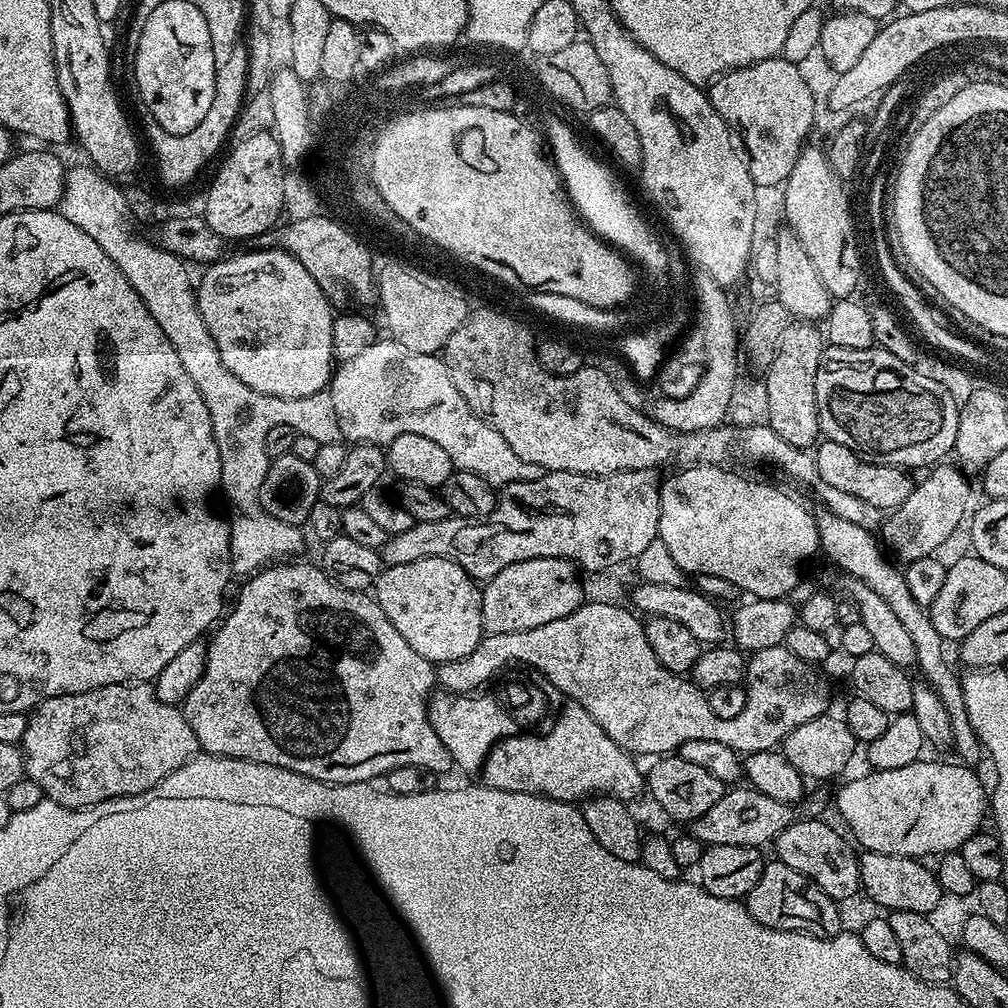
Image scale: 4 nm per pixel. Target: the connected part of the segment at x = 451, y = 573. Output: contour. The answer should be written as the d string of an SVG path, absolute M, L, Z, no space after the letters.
M418 558L406 566L385 567L374 585L374 599L394 622L401 640L433 665L466 658L485 635L481 585L446 558Z

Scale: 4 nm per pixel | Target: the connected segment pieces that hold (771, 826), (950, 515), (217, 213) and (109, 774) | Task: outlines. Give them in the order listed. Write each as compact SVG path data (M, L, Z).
M734 786L727 789L714 805L706 810L705 814L699 817L692 824L692 834L704 845L750 845L752 847L763 847L764 843L771 843L786 826L798 818L795 807L790 804L774 802L772 798L762 794L751 786Z
M937 463L929 472L932 473L921 484L919 481L913 487L906 502L902 502L897 508L887 513L886 519L878 529L878 536L883 547L893 557L896 555L895 559L902 560L900 562L905 565L914 562L915 559L933 555L937 551L935 548L942 547L955 534L956 527L963 520L965 523L966 513L969 511L969 477L961 472L955 463Z
M271 131L250 134L227 149L228 157L219 161L220 169L208 188L202 215L225 242L255 241L264 232L271 232L281 223L283 213L283 178L286 173L279 142Z
M148 682L111 684L78 694L66 694L39 701L31 709L22 741L27 779L42 786L45 797L63 808L92 808L119 796L131 798L158 786L193 756L198 745L190 722L175 704L162 702Z

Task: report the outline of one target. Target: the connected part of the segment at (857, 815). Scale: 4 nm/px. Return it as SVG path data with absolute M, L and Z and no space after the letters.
M921 758L910 766L898 766L898 770L875 770L860 776L835 793L834 808L840 811L842 819L852 831L851 839L865 852L894 854L913 858L939 858L946 852L959 850L966 838L981 831L983 820L986 820L986 793L984 781L959 762L939 764L936 760Z

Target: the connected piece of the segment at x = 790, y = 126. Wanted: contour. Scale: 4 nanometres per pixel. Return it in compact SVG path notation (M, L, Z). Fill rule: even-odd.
M772 56L768 60L754 62L745 68L733 68L723 76L716 77L707 85L706 91L714 110L718 110L720 117L738 133L739 143L746 153L750 178L757 189L772 188L775 184L776 187L783 185L794 170L794 162L798 162L800 153L805 147L804 139L807 138L808 131L816 120L816 104L818 104L817 97L813 96L806 86L805 79L799 74L798 64L792 64L780 56Z

